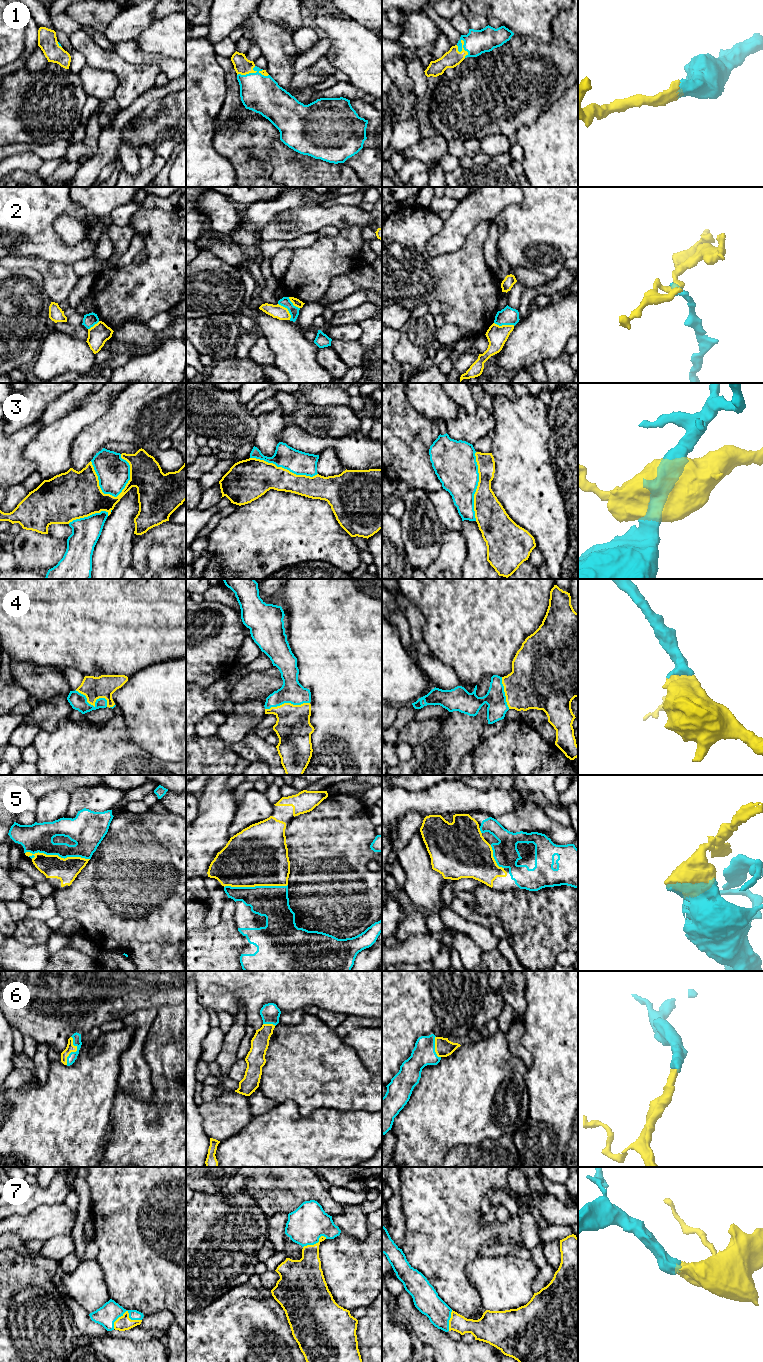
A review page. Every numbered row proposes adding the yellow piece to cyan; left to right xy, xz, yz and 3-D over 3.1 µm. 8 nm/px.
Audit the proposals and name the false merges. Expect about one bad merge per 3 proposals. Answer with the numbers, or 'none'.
2, 3

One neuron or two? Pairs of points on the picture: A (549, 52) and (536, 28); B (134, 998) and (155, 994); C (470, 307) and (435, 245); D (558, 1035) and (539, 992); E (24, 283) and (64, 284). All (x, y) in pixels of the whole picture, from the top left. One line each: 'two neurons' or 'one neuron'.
A: two neurons
B: one neuron
C: two neurons
D: one neuron
E: two neurons

